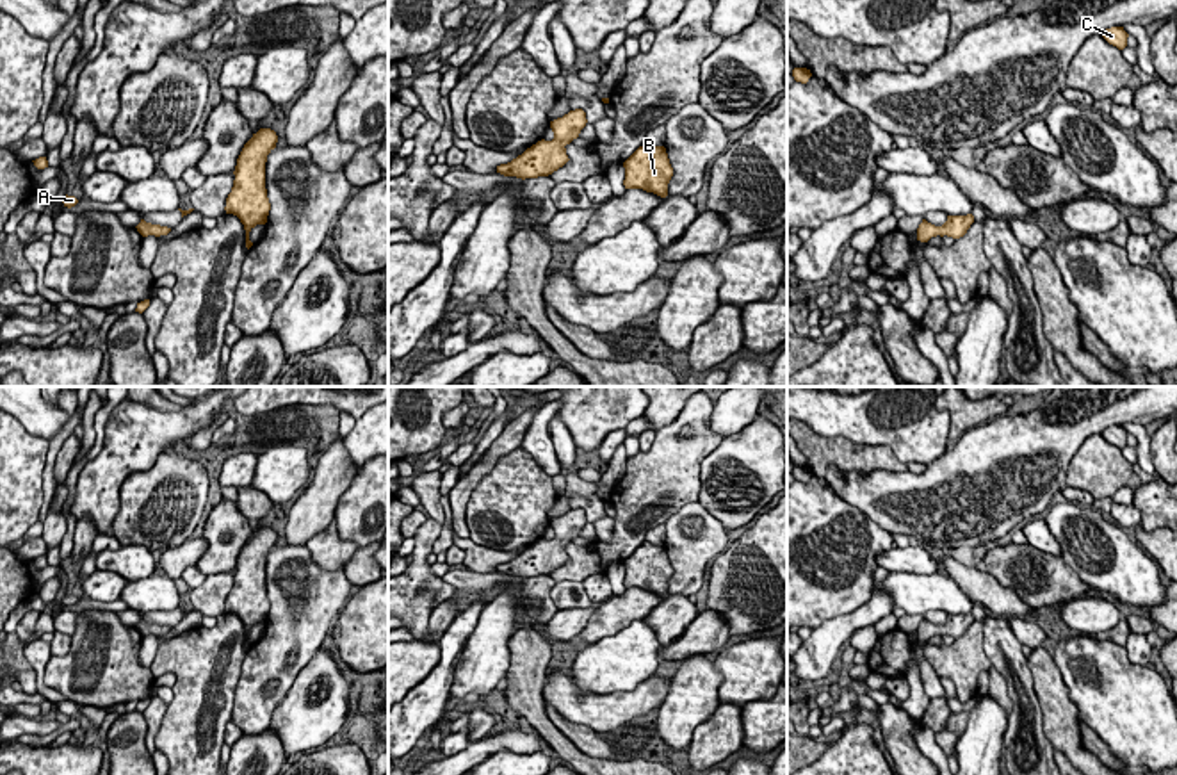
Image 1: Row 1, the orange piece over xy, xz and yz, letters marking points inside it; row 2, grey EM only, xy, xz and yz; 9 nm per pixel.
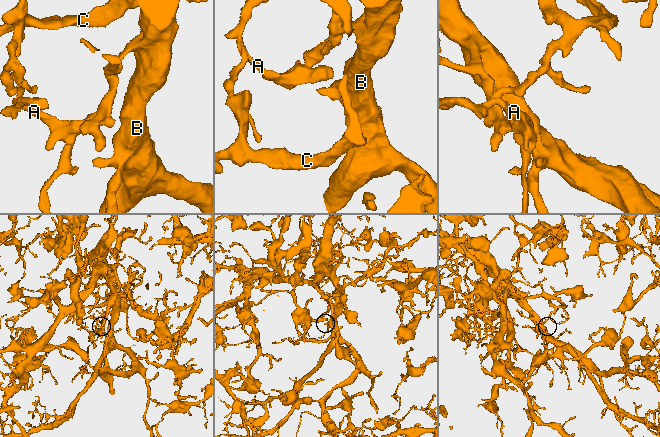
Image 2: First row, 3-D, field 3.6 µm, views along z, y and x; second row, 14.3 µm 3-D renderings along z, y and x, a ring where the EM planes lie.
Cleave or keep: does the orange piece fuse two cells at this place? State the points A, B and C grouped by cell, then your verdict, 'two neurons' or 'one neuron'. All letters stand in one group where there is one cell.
groups A B C; one neuron

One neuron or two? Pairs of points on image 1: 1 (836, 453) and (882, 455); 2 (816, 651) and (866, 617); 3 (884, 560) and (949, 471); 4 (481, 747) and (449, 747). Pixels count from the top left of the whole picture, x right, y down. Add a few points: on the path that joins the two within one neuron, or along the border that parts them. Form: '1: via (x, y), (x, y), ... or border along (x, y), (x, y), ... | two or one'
1: via (846, 455), (871, 455) | one
2: via (828, 638), (853, 620) | one
3: border along (912, 540), (921, 547) | two
4: border along (470, 742), (447, 756) | two

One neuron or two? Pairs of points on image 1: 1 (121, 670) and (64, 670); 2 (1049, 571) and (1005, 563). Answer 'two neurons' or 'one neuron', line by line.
1: one neuron
2: one neuron

